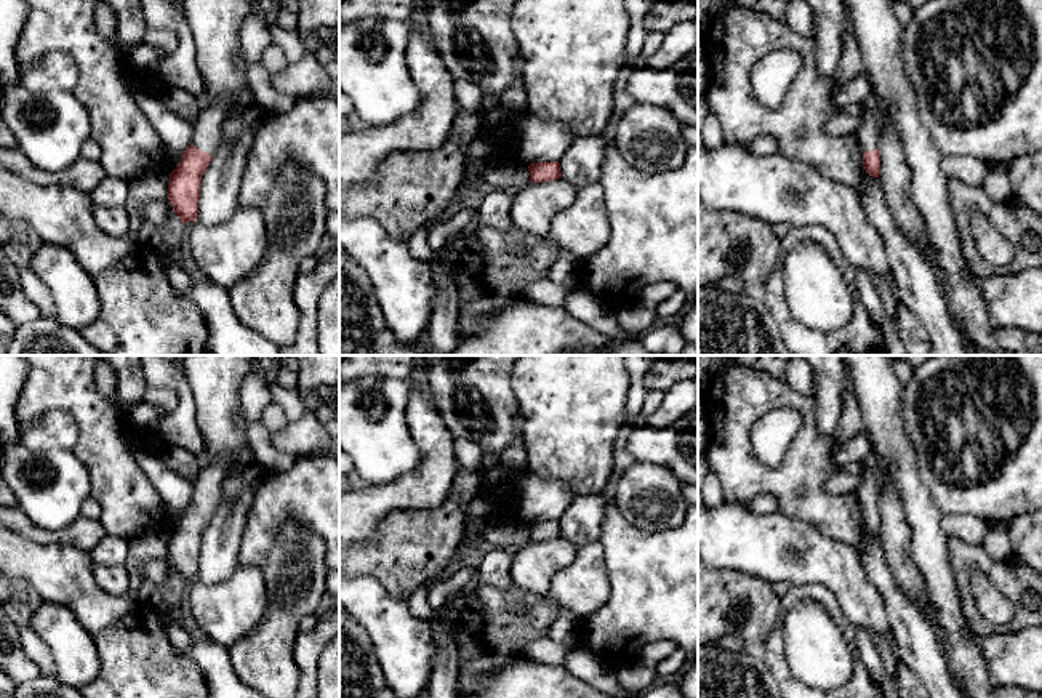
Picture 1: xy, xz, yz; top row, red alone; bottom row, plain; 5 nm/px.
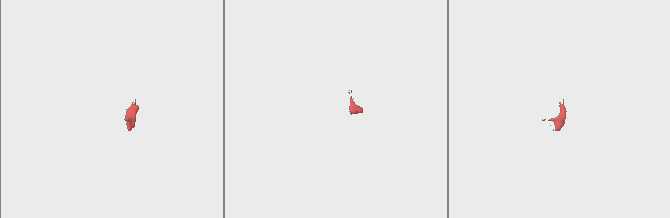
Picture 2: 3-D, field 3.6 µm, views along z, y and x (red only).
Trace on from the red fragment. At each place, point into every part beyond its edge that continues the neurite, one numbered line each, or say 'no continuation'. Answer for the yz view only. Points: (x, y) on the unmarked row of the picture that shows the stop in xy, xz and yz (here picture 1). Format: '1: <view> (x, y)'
1: yz (868, 495)

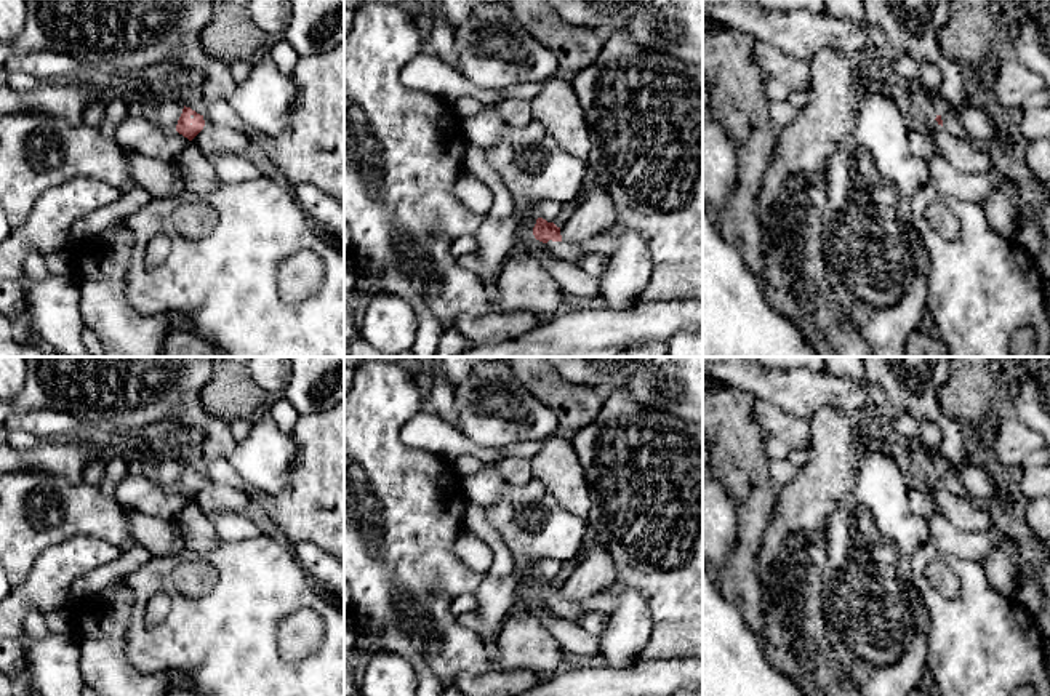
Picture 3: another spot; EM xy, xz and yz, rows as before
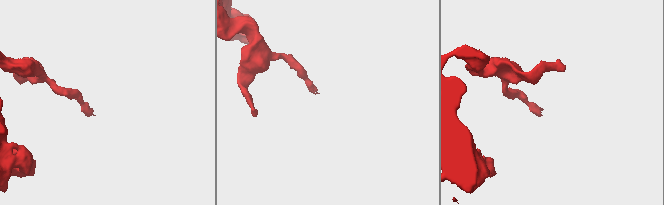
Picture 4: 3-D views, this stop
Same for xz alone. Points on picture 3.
1: xz (572, 612)

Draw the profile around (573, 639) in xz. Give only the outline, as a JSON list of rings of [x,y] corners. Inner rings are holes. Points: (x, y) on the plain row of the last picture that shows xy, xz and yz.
[[[527,584],[519,586],[522,606],[530,610],[555,637],[565,653],[586,659],[587,664],[600,662],[600,642],[578,624],[555,616],[551,610],[535,603],[533,589]]]

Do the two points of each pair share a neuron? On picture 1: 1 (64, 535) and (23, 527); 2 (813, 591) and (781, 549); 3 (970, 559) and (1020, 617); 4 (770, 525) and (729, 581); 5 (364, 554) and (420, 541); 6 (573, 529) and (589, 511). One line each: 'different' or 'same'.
1: same
2: different
3: same
4: different
5: same
6: same

